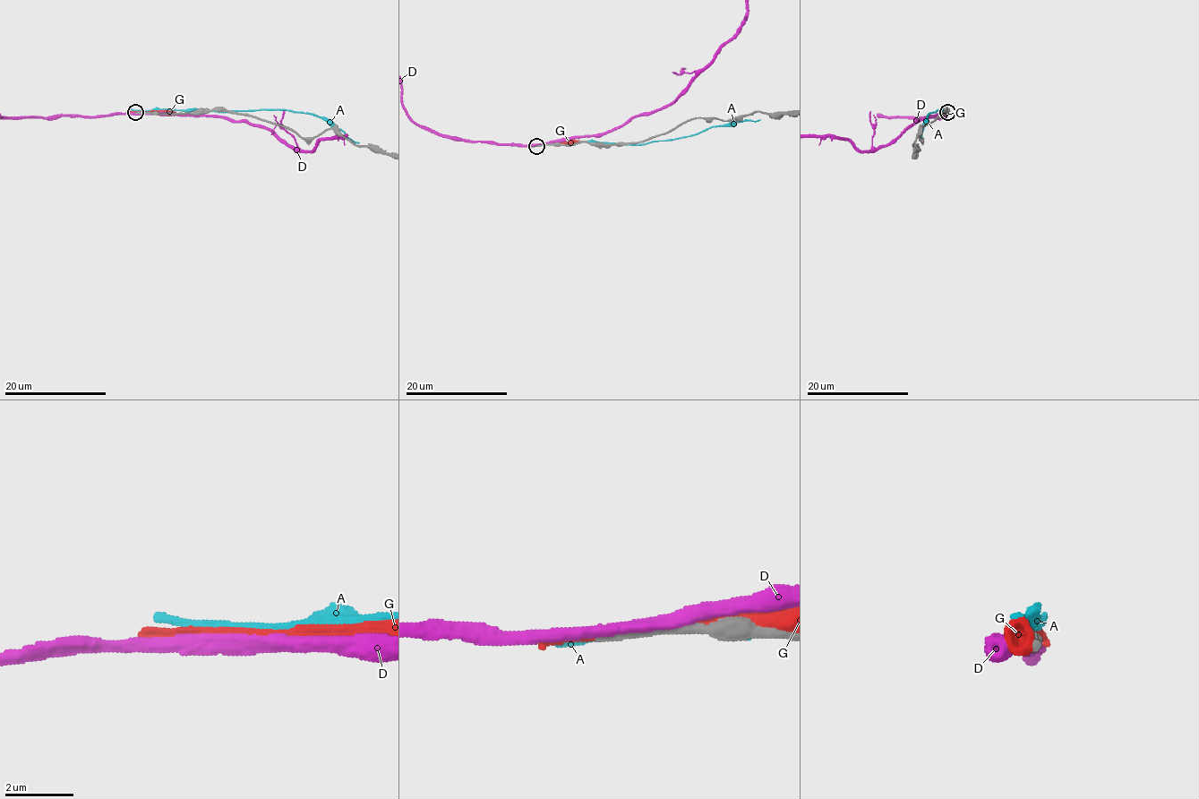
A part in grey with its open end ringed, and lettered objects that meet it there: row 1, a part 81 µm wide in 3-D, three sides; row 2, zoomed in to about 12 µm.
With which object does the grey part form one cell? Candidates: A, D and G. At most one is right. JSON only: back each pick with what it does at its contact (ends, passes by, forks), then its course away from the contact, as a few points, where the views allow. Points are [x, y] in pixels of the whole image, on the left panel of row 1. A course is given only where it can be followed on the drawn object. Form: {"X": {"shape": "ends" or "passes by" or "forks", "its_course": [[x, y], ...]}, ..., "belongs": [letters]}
{"belongs": []}

